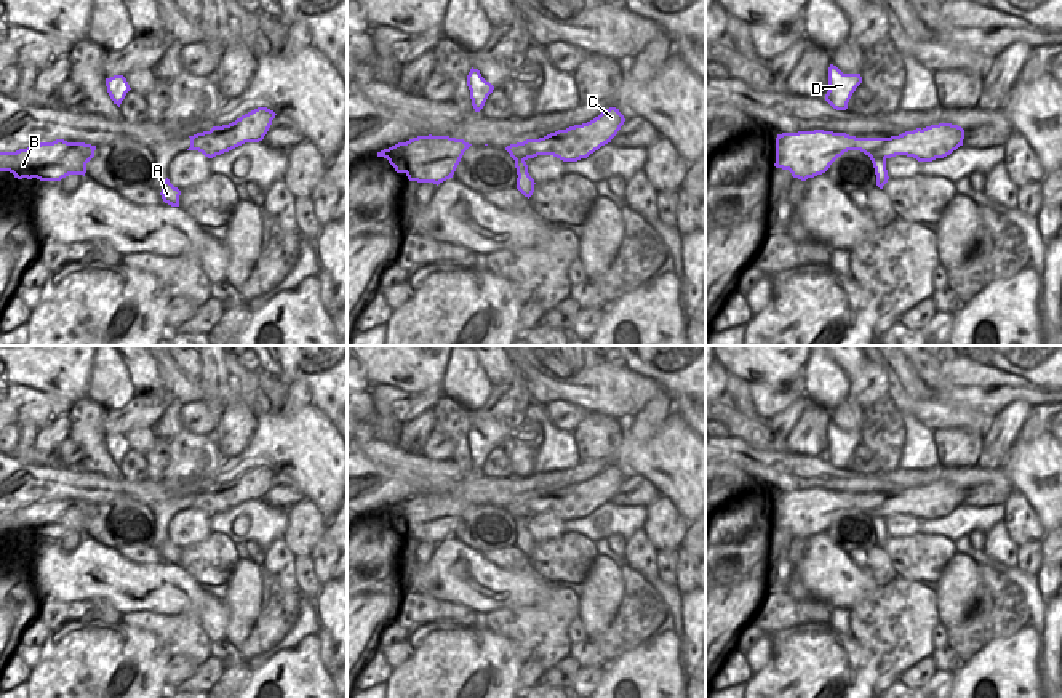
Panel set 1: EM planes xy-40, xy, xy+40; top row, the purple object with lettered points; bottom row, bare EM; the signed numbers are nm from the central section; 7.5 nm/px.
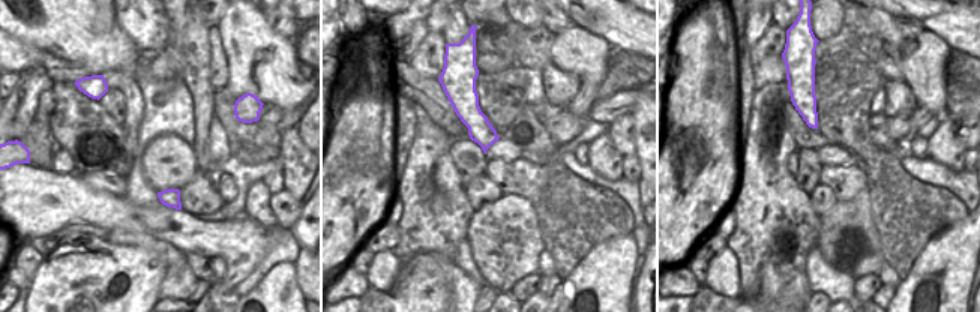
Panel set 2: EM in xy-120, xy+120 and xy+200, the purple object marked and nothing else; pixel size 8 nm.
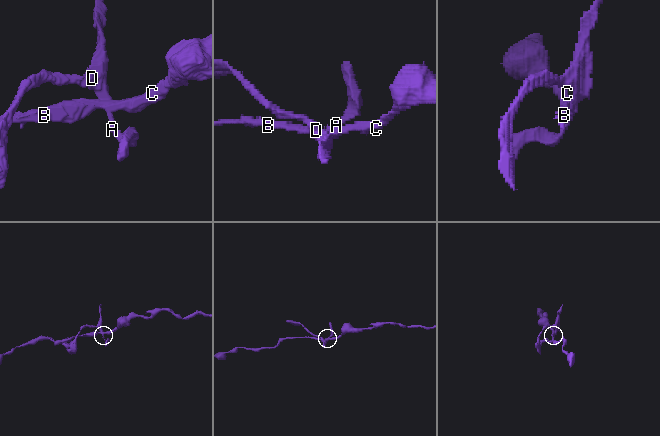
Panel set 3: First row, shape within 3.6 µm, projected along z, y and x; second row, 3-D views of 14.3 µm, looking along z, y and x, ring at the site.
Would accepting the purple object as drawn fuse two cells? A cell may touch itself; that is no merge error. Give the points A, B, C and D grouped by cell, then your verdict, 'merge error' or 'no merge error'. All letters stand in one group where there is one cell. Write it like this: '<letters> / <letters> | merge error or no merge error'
A D / B C | merge error

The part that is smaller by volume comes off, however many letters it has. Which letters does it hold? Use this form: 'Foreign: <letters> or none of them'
Foreign: A, D.

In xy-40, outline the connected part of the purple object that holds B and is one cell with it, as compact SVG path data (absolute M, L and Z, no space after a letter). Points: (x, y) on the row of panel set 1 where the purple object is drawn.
M56 139L40 142L16 152L0 152L0 171L14 178L61 181L69 174L86 173L86 163L94 157L96 146Z

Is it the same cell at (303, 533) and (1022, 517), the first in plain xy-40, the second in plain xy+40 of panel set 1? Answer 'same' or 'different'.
same

